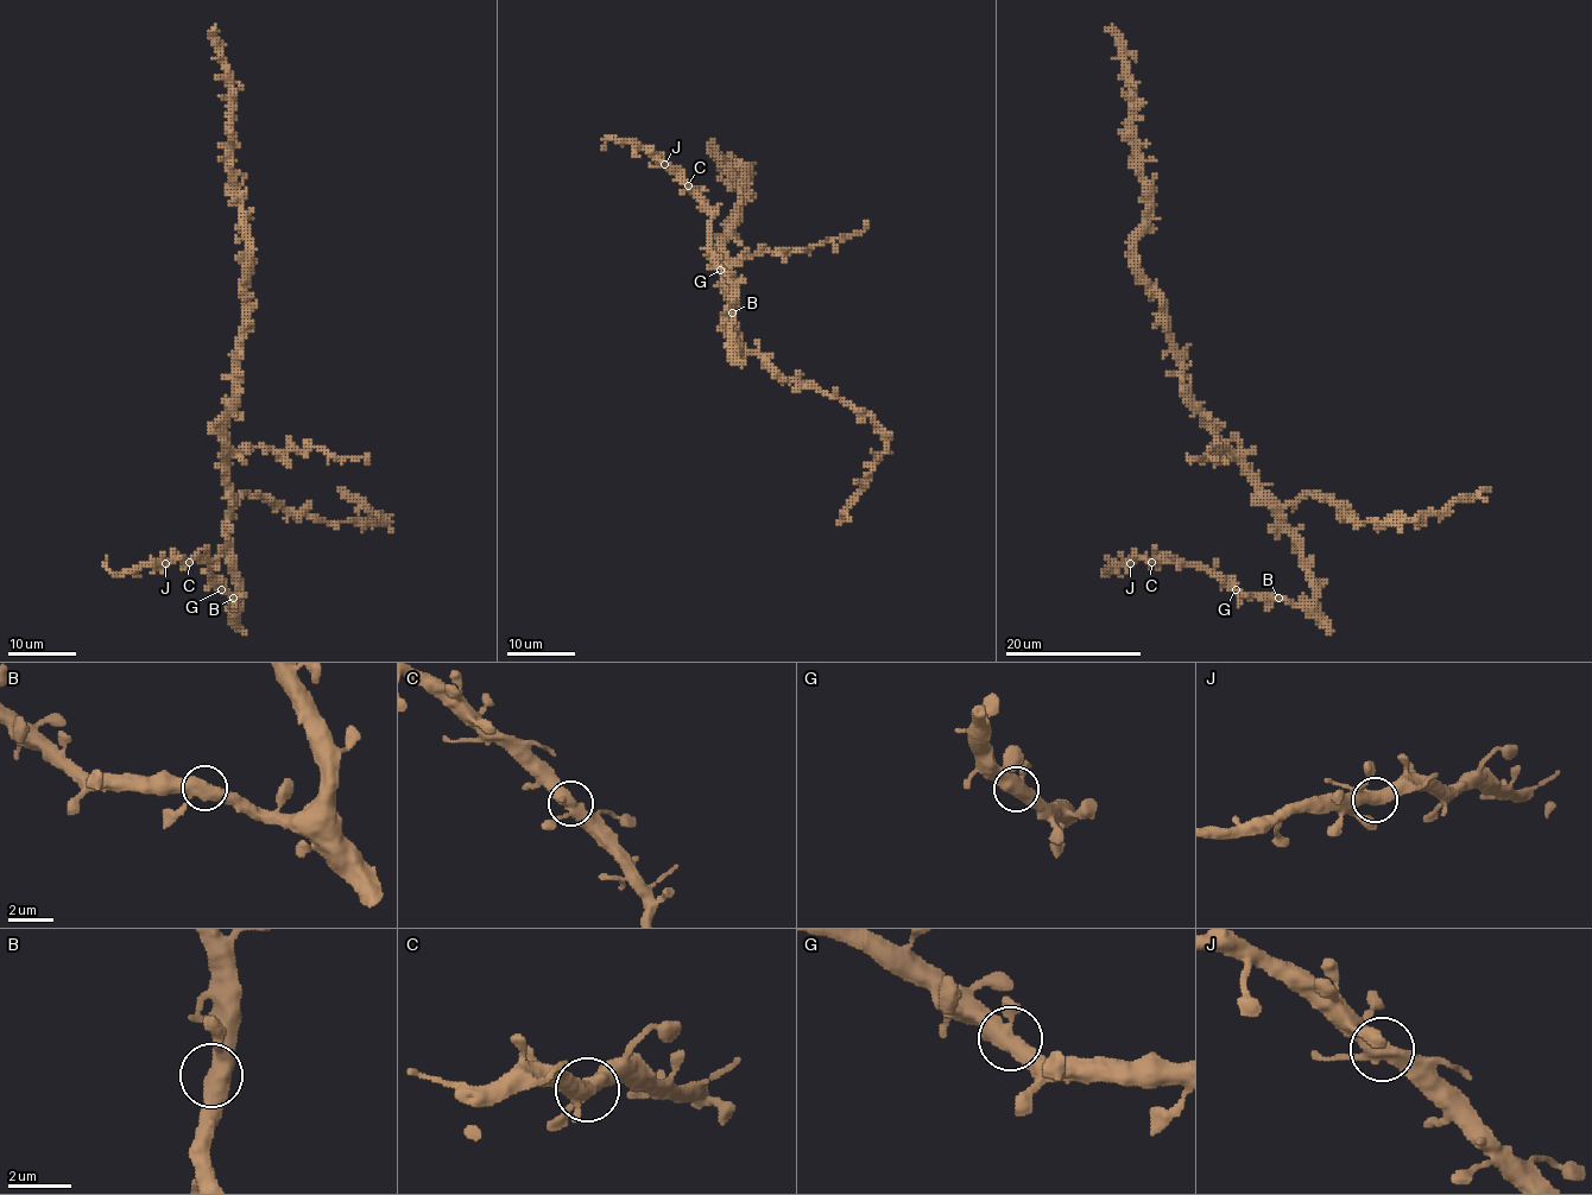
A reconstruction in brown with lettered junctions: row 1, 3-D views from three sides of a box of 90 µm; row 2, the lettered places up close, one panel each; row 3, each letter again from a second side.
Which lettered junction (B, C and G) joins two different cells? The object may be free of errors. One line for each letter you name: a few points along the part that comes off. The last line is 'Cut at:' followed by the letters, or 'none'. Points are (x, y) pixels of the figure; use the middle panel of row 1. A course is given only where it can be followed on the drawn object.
Cut at: none

